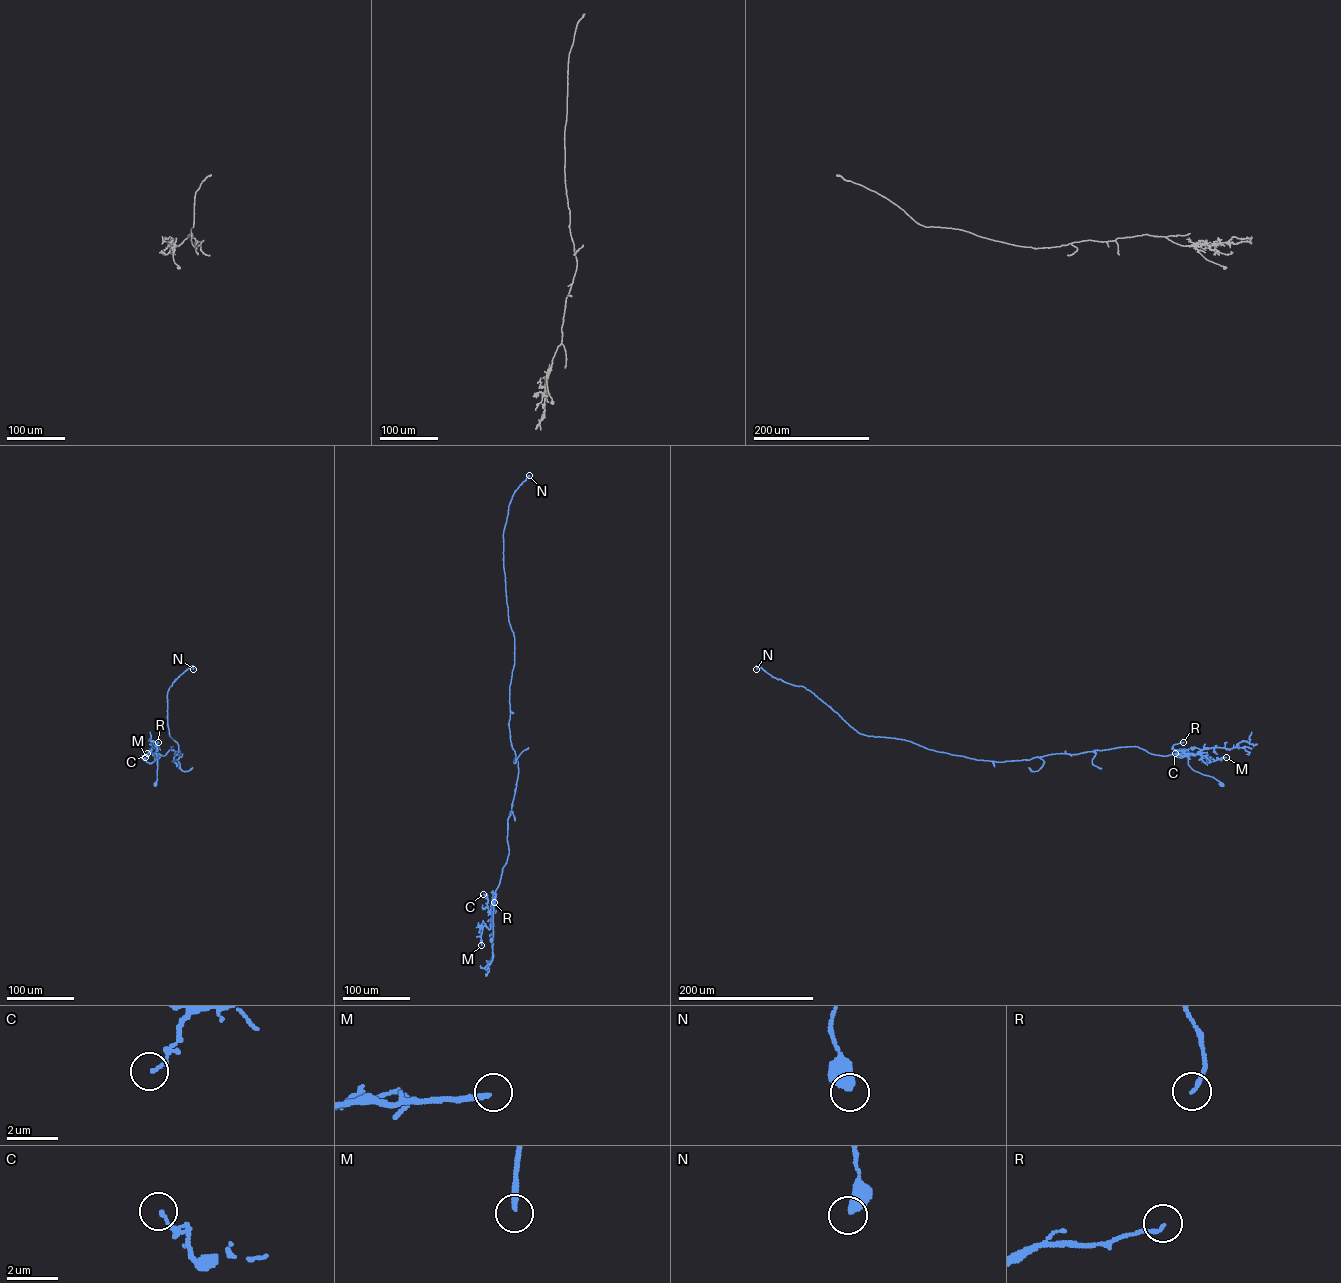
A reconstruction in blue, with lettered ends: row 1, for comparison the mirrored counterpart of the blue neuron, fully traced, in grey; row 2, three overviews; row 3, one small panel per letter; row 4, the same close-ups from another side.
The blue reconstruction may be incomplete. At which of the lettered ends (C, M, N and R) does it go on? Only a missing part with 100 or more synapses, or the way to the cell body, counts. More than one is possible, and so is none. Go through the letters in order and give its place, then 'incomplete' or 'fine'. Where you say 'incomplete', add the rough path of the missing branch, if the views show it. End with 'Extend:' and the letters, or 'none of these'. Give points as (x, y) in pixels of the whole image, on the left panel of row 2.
C: at (147, 753); fine
M: at (145, 757); fine
N: at (193, 669); fine
R: at (158, 742); fine
Extend: none of these

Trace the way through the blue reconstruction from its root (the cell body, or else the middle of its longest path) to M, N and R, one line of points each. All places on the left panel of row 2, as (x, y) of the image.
M: (154, 784), (157, 755), (150, 763), (145, 757)
N: (154, 784), (156, 755), (172, 746), (182, 754), (172, 761), (178, 745), (169, 734), (167, 692), (193, 669)
R: (154, 784), (158, 742)

